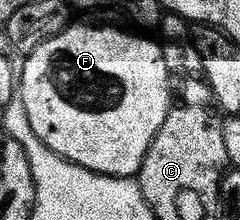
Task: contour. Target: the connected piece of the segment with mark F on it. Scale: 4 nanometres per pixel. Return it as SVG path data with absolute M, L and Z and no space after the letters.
M77 23L67 26L63 33L51 37L51 41L43 41L30 55L24 56L19 67L19 97L23 101L23 109L27 113L27 121L31 125L31 133L47 145L59 157L63 157L67 162L74 163L80 167L86 167L88 171L94 171L100 175L123 175L126 177L136 176L143 165L143 157L155 137L159 133L159 125L167 117L171 100L169 100L169 82L171 76L167 65L163 61L160 42L156 38L148 39L148 34L138 33L136 30L124 31L121 27L112 27L109 23Z

